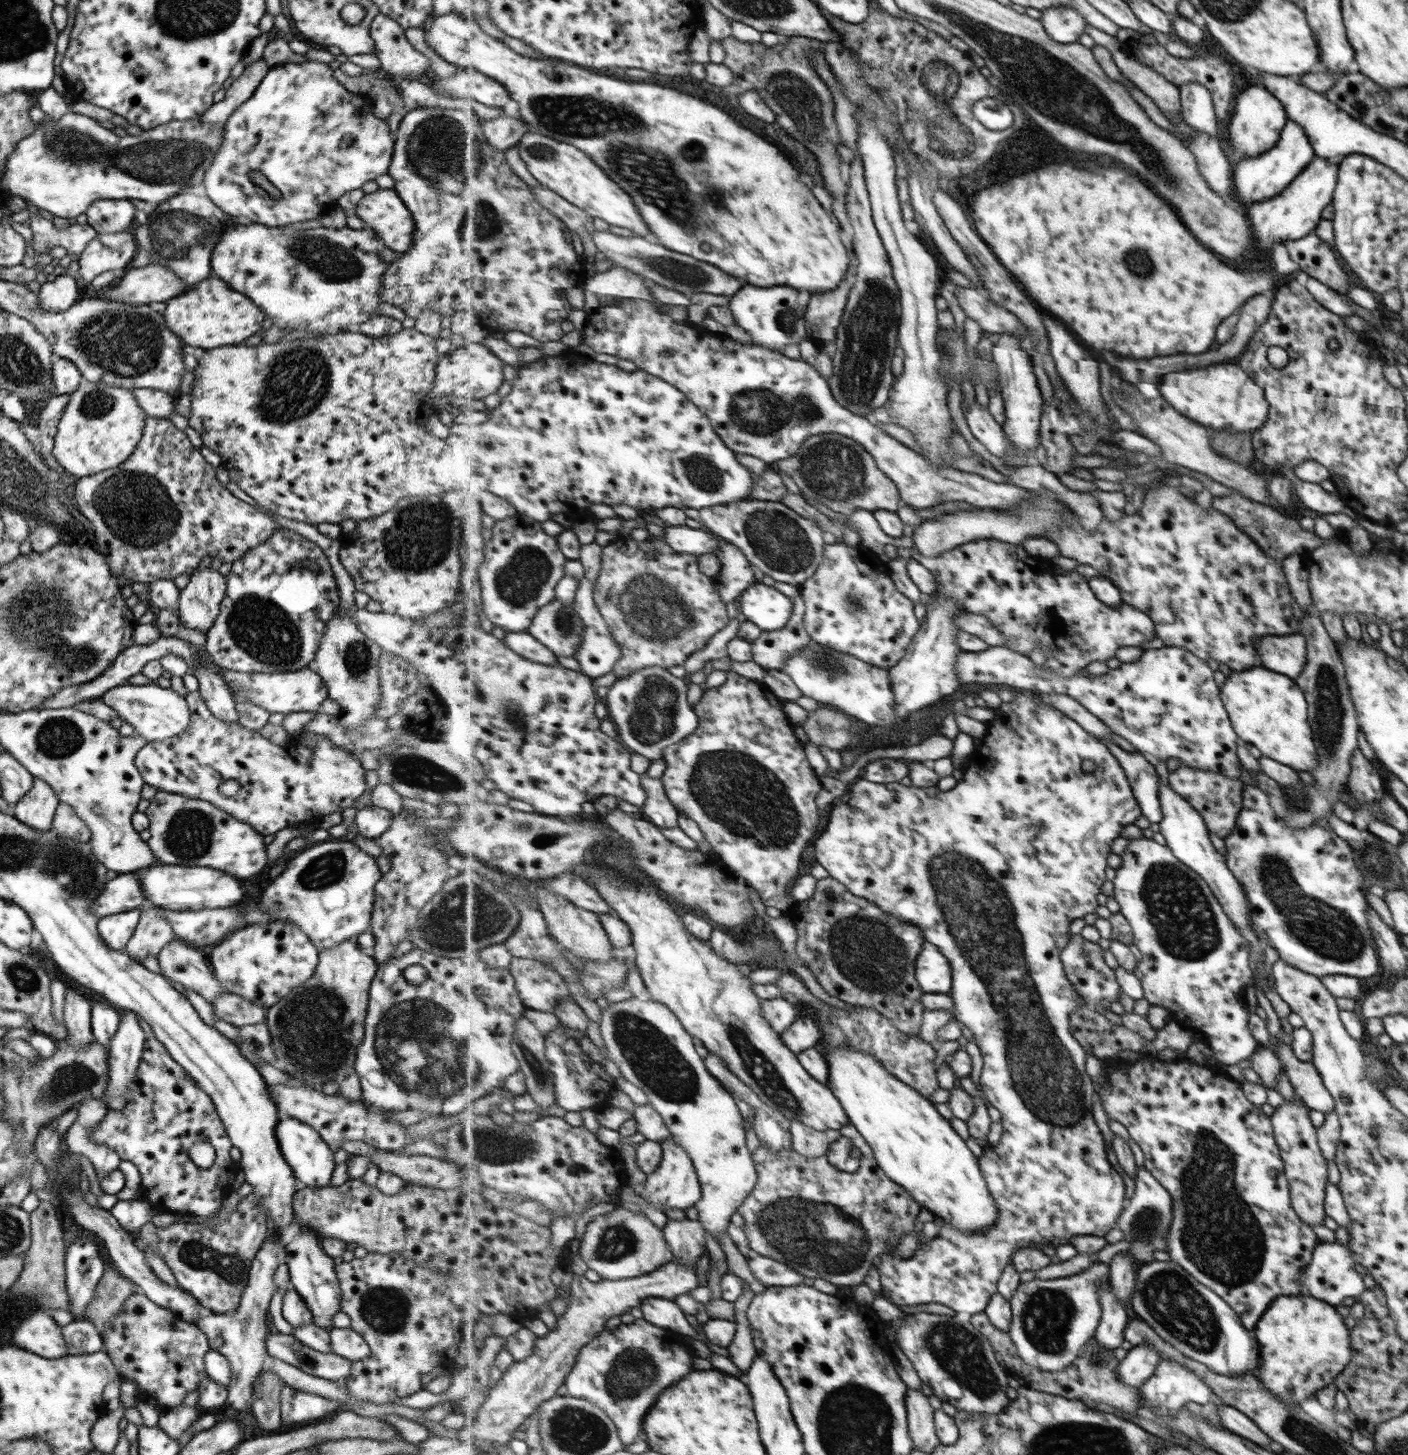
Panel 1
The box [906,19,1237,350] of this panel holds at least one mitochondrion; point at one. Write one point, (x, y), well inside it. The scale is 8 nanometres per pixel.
(939, 83)

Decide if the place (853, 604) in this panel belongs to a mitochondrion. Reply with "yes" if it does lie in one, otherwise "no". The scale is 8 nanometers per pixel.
yes

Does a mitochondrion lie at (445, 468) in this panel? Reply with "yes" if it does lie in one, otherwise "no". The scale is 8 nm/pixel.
no

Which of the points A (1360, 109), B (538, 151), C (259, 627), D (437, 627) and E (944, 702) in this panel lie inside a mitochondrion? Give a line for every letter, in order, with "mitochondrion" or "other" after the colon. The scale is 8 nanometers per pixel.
A: other
B: mitochondrion
C: mitochondrion
D: other
E: other

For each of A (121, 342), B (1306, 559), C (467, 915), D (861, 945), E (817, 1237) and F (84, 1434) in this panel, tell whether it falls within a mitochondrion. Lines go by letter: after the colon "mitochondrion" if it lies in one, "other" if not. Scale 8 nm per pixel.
A: mitochondrion
B: other
C: mitochondrion
D: mitochondrion
E: mitochondrion
F: other

